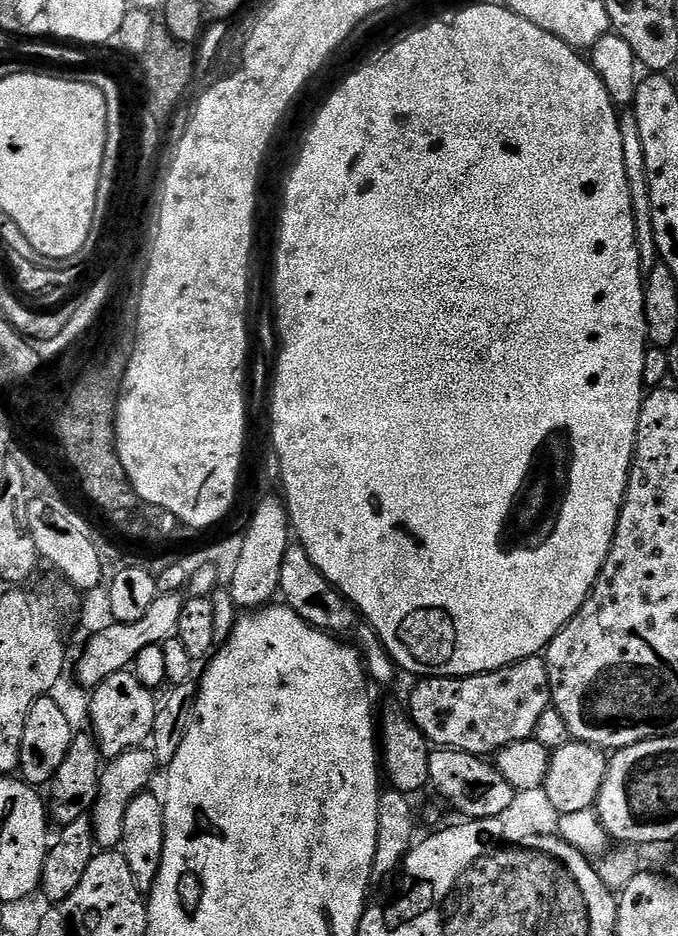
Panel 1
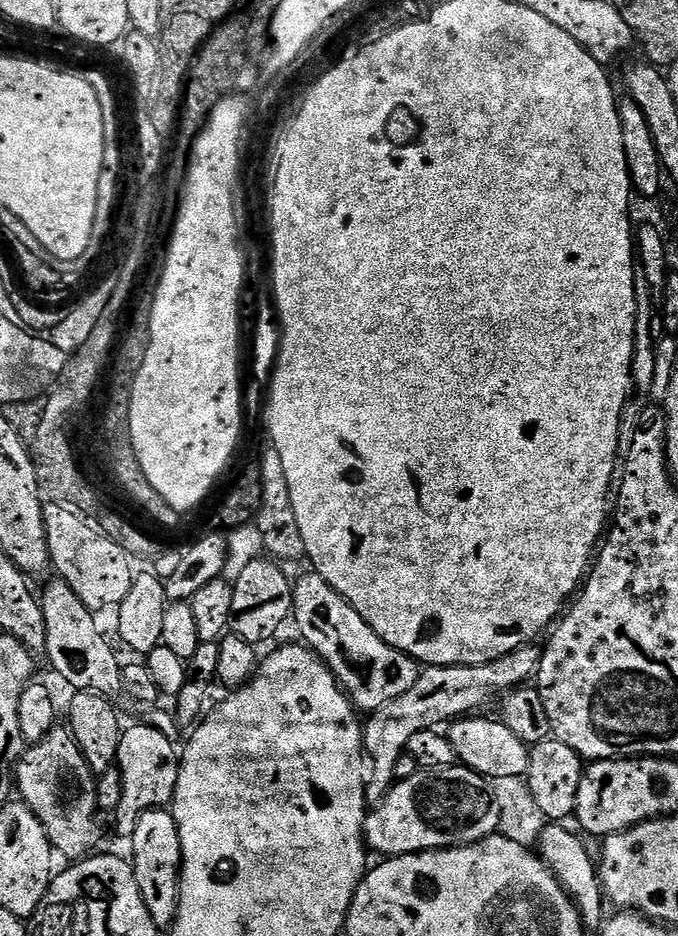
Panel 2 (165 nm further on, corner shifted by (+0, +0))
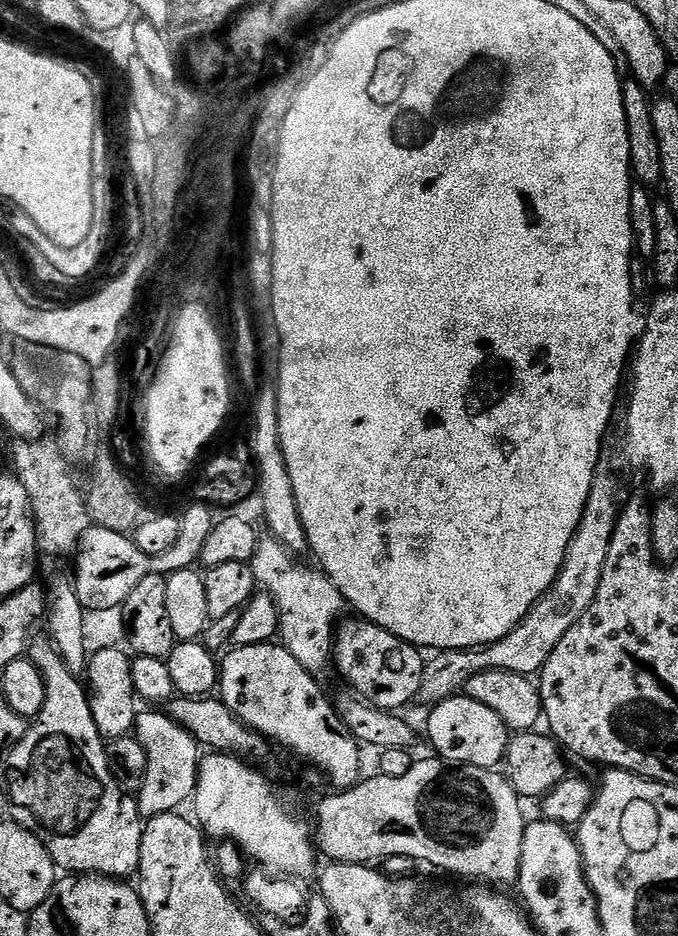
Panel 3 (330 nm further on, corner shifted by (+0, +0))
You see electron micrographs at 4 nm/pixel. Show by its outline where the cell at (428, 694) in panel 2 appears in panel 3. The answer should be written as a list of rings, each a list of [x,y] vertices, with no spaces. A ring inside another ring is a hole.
[[[601,455],[600,464],[596,467],[594,474],[590,498],[586,502],[586,510],[582,514],[582,522],[566,550],[560,577],[554,582],[552,589],[532,607],[530,614],[526,614],[526,618],[519,626],[510,630],[510,634],[506,634],[506,638],[481,648],[437,651],[433,655],[436,657],[433,660],[429,659],[424,665],[424,677],[420,687],[420,696],[423,699],[439,702],[451,696],[461,695],[466,682],[470,682],[470,678],[474,678],[474,674],[482,674],[486,670],[510,670],[514,674],[535,677],[546,666],[546,658],[550,658],[550,654],[554,654],[554,646],[558,646],[558,642],[562,642],[564,635],[574,627],[574,622],[578,622],[578,618],[582,618],[582,614],[586,614],[586,610],[590,610],[590,602],[594,602],[594,594],[598,594],[598,582],[602,582],[602,566],[606,566],[606,554],[610,554],[610,538],[614,538],[614,530],[622,507],[622,500],[619,500],[620,480],[616,477],[615,472],[616,460],[608,455]]]

